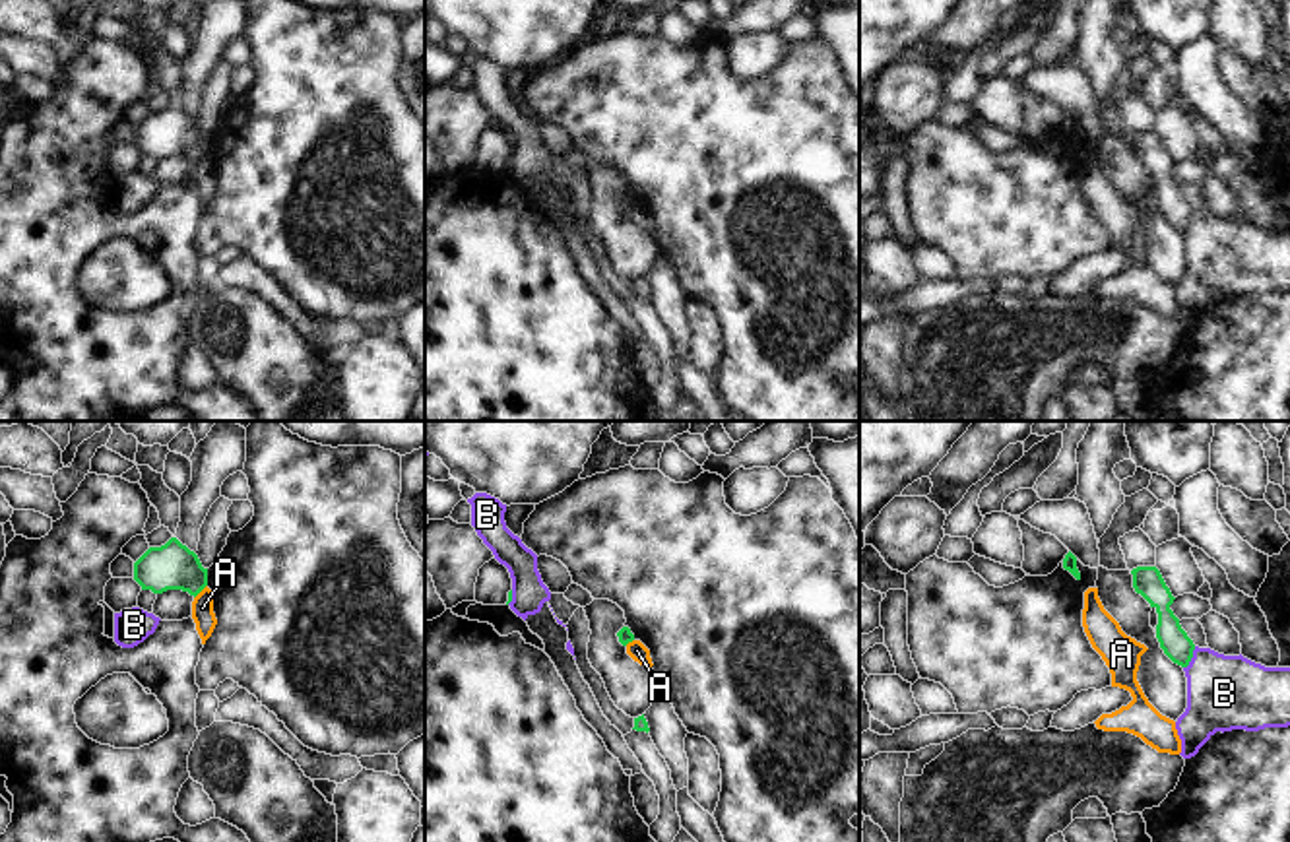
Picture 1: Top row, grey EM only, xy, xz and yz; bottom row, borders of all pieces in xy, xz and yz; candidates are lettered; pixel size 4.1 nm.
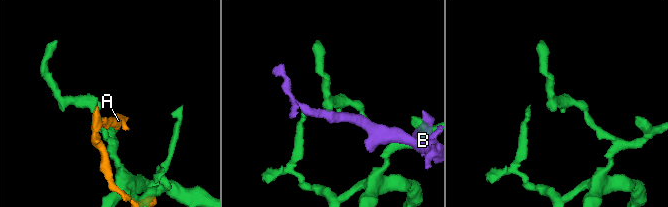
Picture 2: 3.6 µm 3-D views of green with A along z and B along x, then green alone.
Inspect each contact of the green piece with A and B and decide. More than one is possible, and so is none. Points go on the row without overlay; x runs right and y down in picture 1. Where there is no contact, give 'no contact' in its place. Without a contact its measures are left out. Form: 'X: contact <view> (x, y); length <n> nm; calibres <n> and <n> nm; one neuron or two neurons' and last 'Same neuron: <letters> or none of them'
A: contact xy (200, 156); length 80 nm; calibres 190 and 100 nm; two neurons
B: contact yz (1190, 224); length 110 nm; calibres 120 and 320 nm; two neurons
Same neuron: none of them

